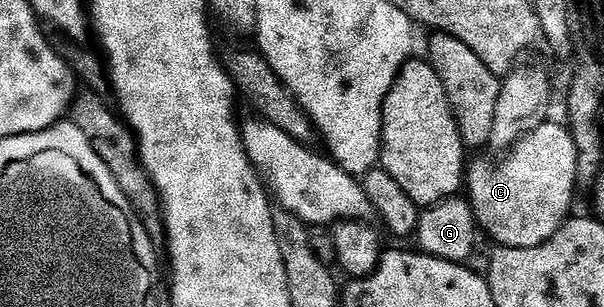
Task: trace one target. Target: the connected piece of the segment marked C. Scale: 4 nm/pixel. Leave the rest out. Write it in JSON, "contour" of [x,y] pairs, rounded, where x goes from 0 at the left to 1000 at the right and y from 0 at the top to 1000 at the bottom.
{"contour":[[[901,401],[882,410],[833,508],[834,518],[820,544],[815,531],[795,518],[772,557],[772,645],[781,668],[793,749],[816,779],[816,795],[851,811],[877,811],[897,798],[927,730],[942,710],[940,684],[947,674],[947,632],[955,632],[954,606],[954,476],[947,433],[939,410],[921,401]]]}

